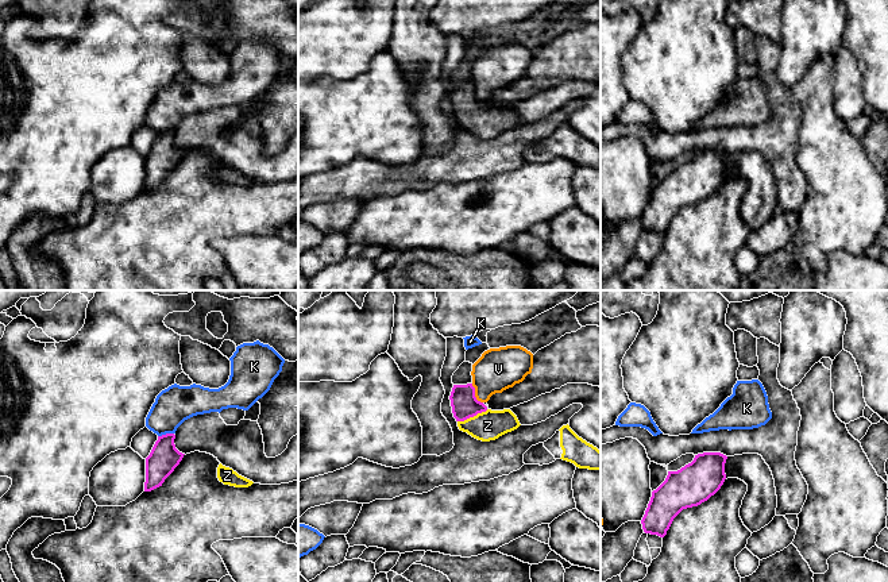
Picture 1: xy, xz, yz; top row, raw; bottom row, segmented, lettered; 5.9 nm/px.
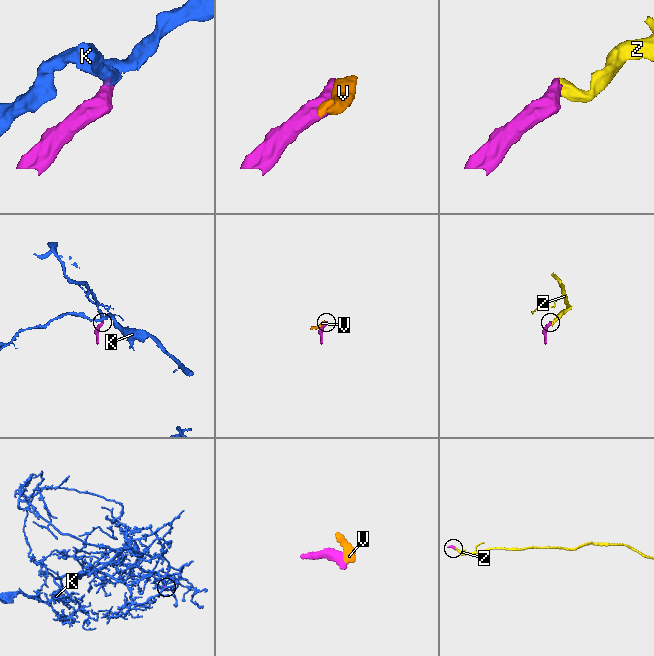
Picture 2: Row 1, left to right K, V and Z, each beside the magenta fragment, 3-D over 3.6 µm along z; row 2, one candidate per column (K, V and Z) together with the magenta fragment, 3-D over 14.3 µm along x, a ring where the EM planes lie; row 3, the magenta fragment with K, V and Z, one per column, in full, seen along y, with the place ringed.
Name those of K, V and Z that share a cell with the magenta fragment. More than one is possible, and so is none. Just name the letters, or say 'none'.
Z

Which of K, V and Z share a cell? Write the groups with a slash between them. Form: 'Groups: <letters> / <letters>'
Groups: K / V / Z

